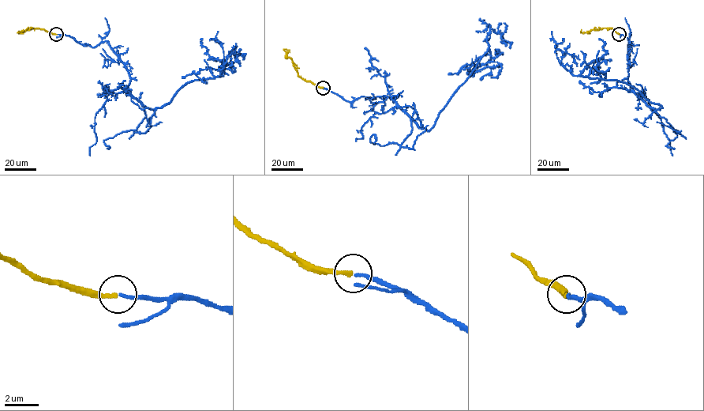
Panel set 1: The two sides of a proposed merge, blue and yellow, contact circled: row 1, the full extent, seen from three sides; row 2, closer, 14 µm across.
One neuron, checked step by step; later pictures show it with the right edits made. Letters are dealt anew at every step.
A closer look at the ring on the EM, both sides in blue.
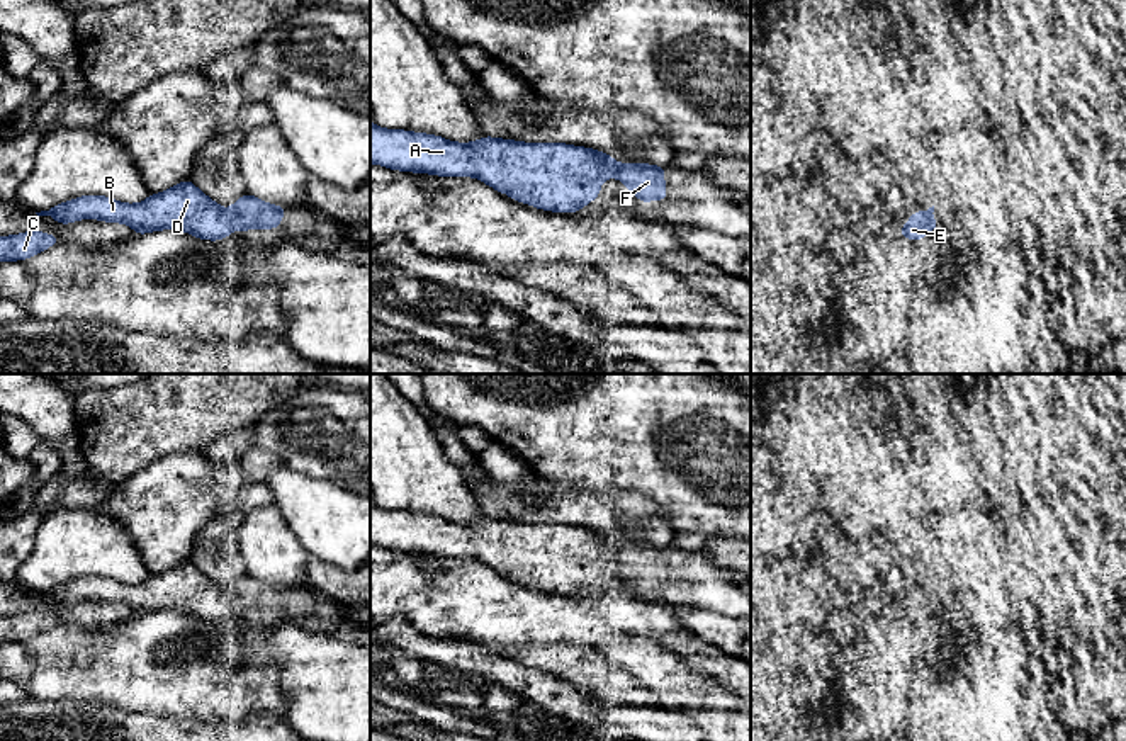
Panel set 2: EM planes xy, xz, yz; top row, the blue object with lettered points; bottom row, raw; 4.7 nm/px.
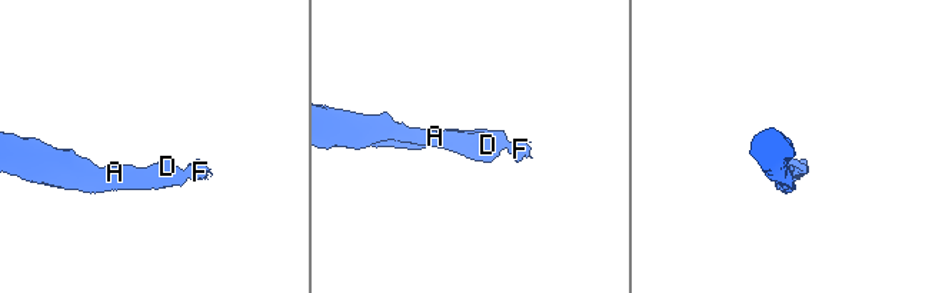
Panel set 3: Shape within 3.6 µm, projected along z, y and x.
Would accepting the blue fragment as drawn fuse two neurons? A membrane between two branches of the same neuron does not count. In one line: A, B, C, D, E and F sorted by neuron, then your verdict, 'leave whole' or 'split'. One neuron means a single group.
A B C D E F | leave whole

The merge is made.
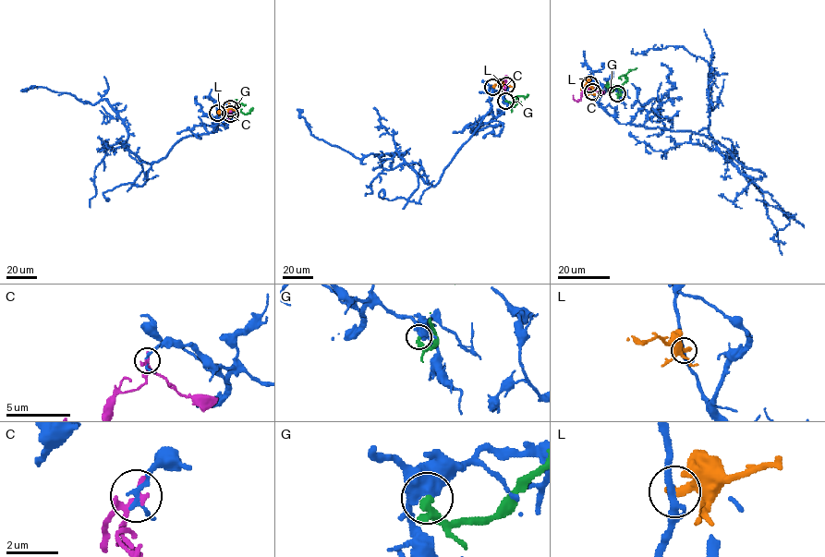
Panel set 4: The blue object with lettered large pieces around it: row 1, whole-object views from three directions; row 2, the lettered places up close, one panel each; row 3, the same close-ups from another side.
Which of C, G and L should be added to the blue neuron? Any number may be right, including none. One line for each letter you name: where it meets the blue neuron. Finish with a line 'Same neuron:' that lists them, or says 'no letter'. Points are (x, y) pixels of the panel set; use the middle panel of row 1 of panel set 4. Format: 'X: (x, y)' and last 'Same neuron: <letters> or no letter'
Same neuron: no letter

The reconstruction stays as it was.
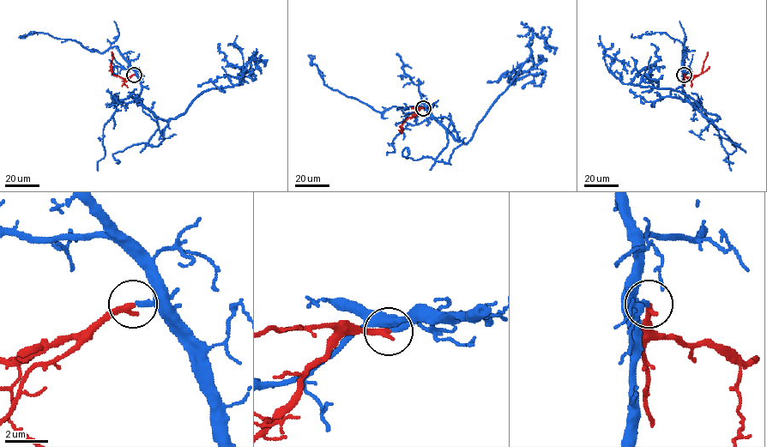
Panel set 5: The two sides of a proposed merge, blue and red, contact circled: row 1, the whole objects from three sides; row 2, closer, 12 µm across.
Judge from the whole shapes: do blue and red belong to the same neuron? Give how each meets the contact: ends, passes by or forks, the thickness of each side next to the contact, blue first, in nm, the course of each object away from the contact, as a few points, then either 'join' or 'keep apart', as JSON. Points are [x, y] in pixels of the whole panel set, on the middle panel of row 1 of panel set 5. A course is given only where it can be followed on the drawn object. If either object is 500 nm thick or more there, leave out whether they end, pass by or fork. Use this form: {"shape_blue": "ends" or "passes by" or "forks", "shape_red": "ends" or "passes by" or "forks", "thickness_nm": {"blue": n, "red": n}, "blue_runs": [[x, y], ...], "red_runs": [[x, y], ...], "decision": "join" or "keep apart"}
{"shape_blue": "ends", "shape_red": "ends", "thickness_nm": {"blue": 240, "red": 320}, "blue_runs": [[424, 108], [431, 106], [430, 112], [455, 141], [467, 142], [529, 57], [533, 34], [555, 48], [553, 52]], "red_runs": [[424, 108], [404, 121], [401, 131]], "decision": "join"}

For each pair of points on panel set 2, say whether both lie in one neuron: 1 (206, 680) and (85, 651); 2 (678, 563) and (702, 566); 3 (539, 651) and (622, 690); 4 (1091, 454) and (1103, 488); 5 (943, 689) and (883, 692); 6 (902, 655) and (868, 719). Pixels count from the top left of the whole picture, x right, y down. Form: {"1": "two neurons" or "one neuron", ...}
{"1": "one neuron", "2": "one neuron", "3": "one neuron", "4": "one neuron", "5": "two neurons", "6": "one neuron"}

